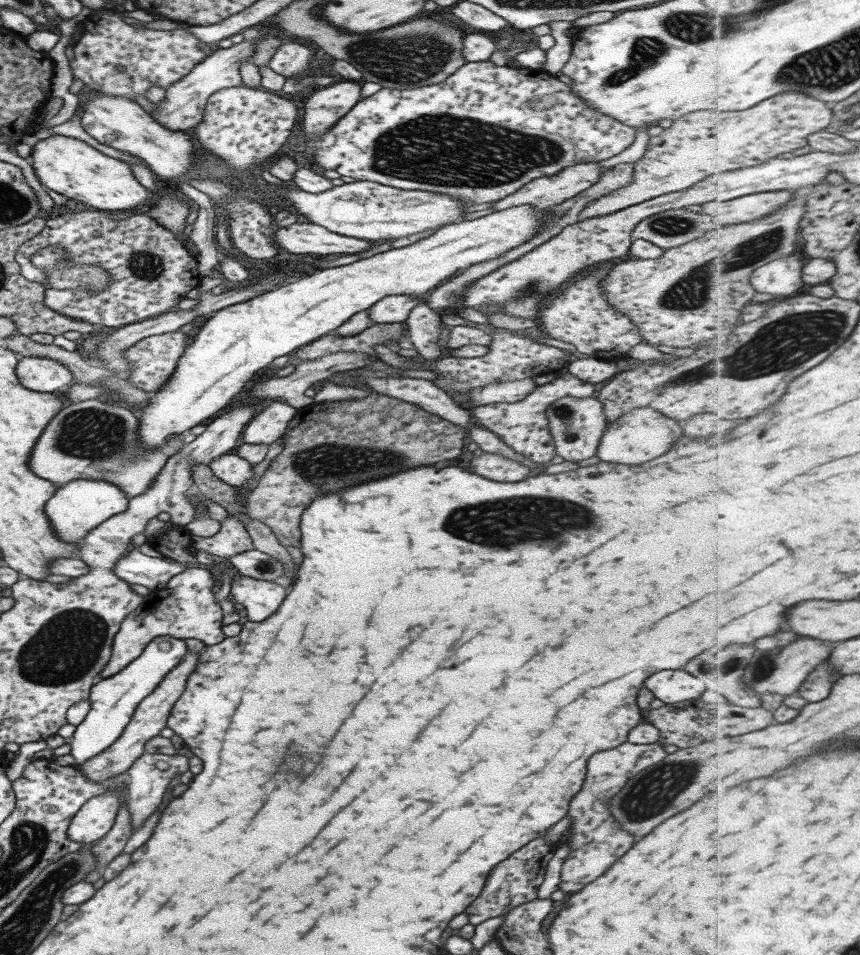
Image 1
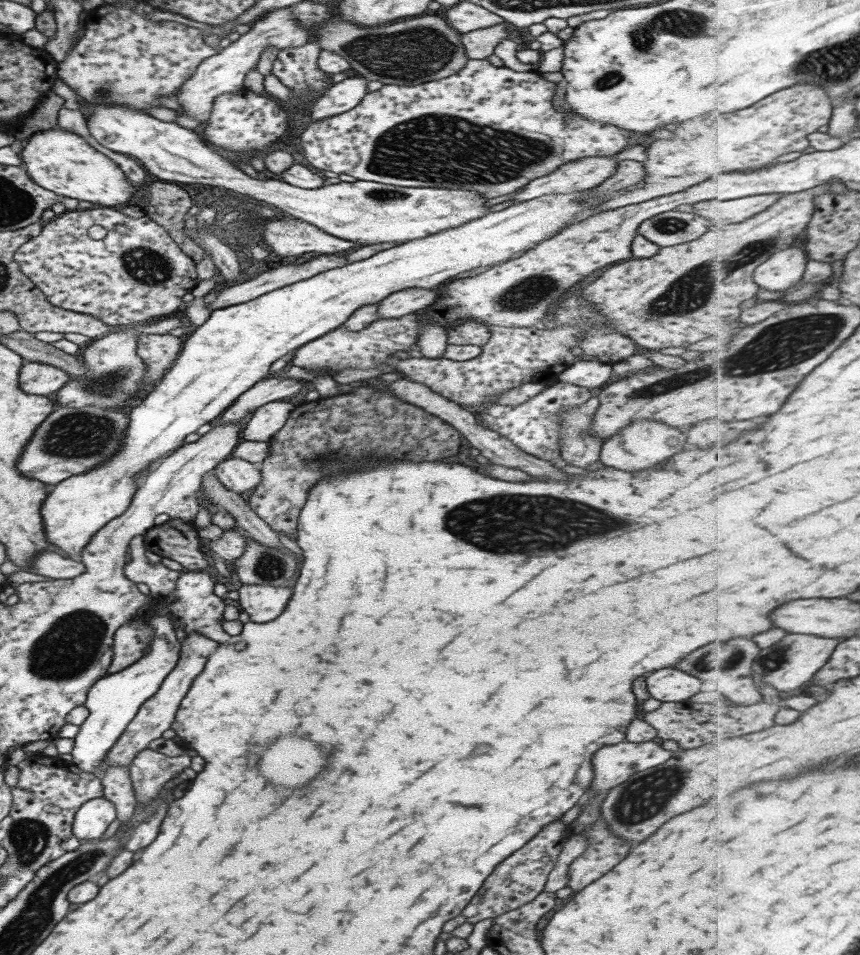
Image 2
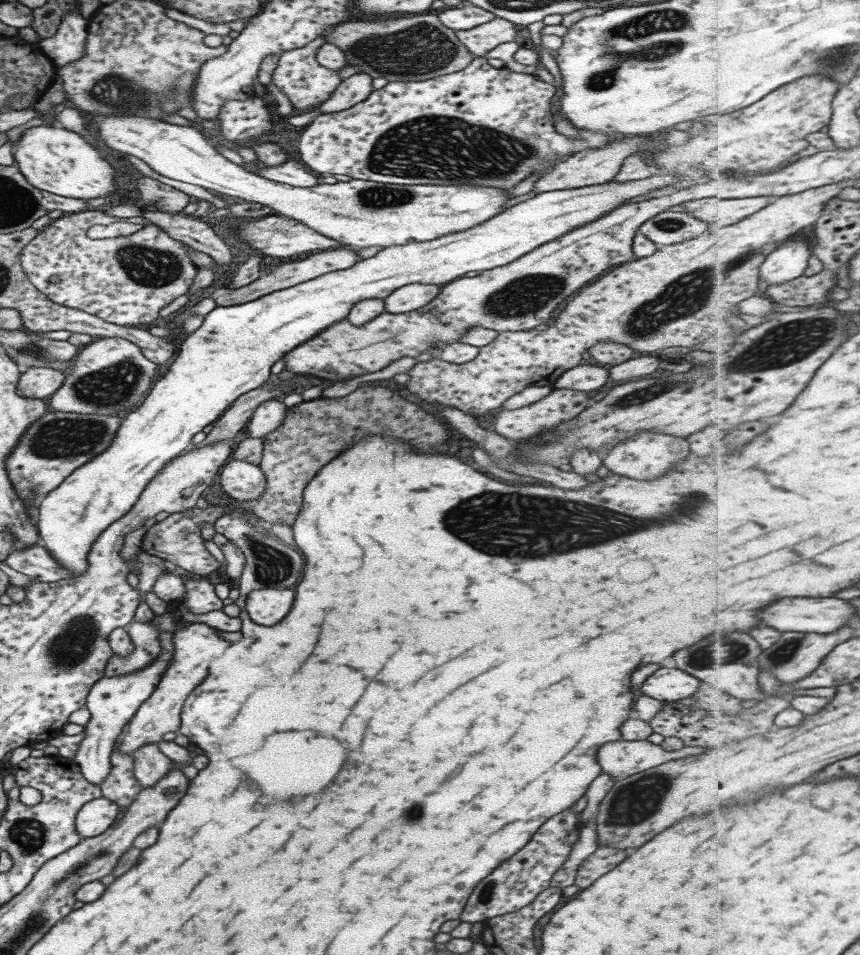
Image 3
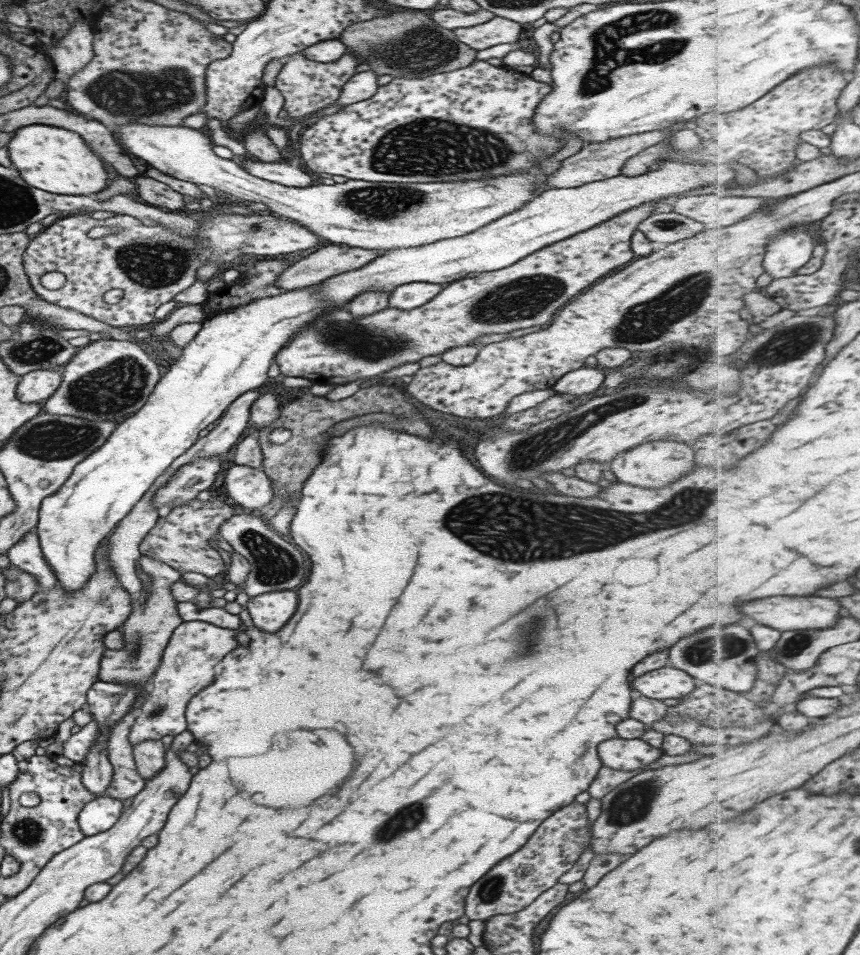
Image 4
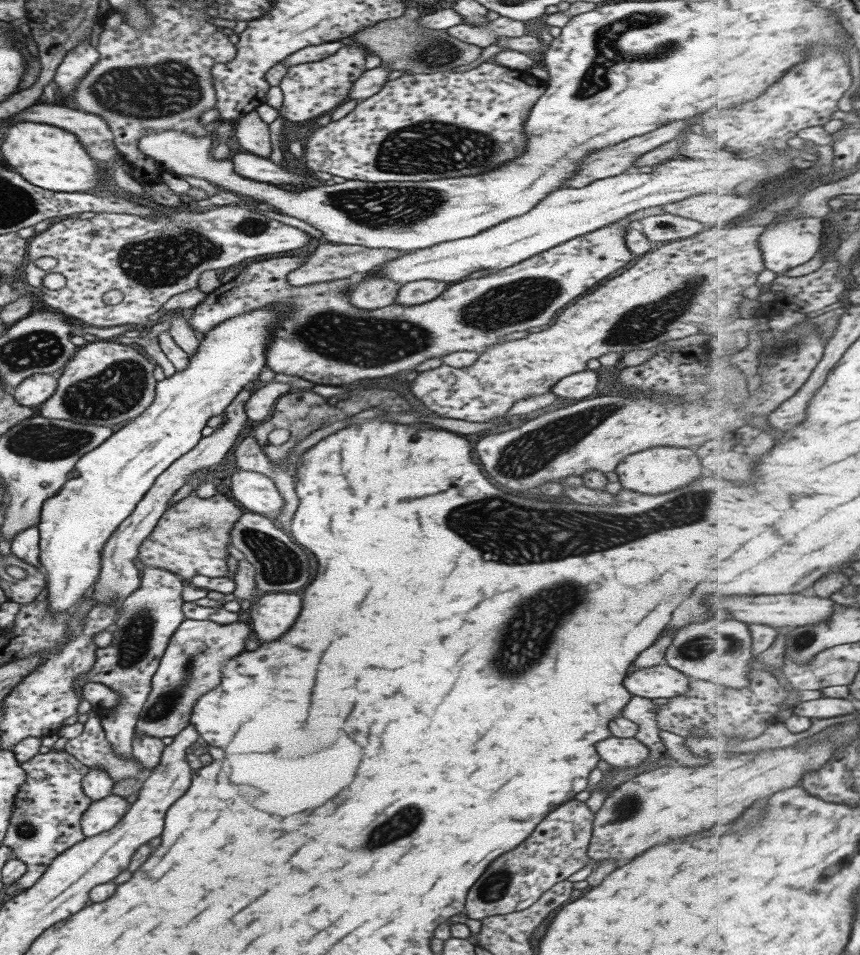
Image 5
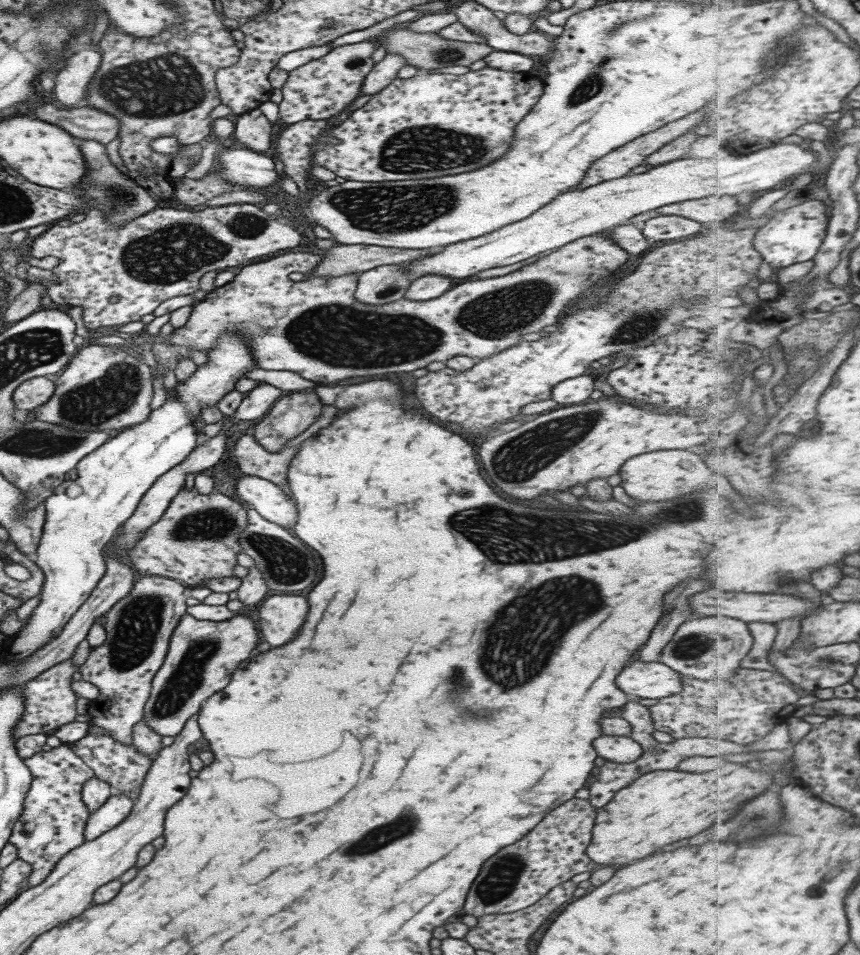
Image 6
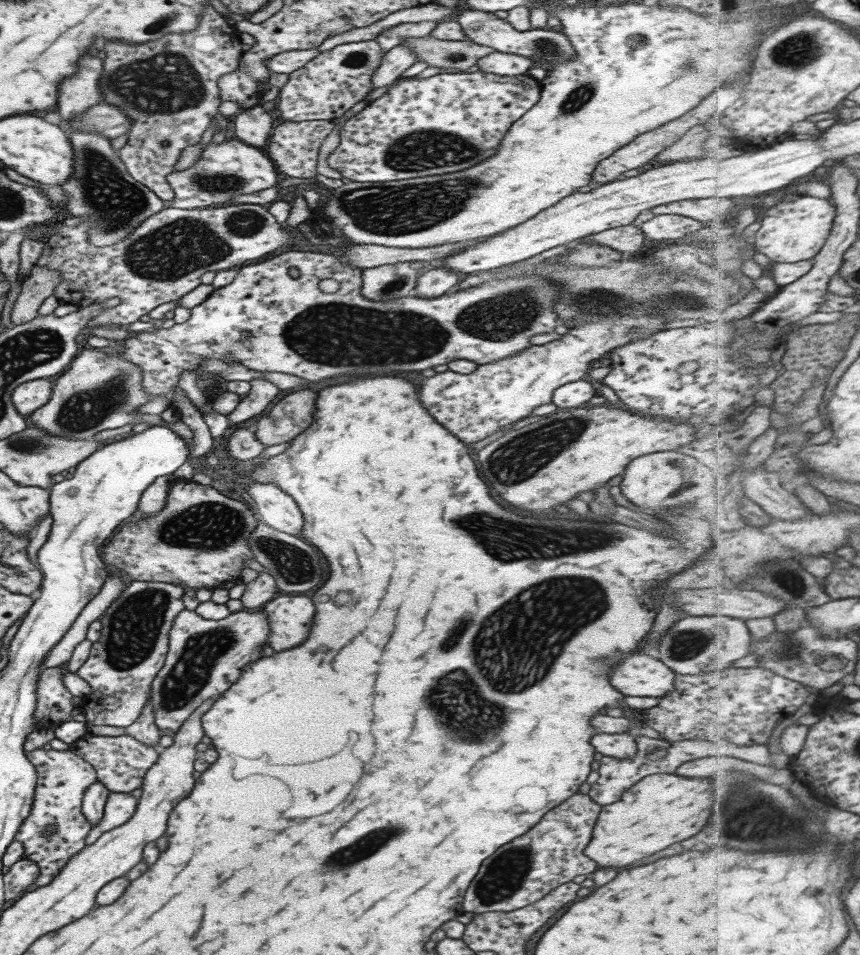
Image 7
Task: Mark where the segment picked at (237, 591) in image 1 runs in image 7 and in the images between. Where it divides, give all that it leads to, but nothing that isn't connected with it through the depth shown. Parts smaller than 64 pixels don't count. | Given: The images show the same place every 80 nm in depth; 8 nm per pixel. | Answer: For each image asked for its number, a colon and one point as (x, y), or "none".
2: (261, 602)
3: (267, 606)
4: (268, 611)
5: (272, 613)
6: (280, 615)
7: (289, 617)

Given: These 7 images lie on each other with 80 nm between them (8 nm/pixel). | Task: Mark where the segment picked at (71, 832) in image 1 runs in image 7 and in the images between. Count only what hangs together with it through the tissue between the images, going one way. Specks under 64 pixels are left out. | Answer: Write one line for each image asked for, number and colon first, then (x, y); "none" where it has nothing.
2: (91, 819)
3: (94, 817)
4: (99, 814)
5: (101, 815)
6: (116, 807)
7: (119, 806)

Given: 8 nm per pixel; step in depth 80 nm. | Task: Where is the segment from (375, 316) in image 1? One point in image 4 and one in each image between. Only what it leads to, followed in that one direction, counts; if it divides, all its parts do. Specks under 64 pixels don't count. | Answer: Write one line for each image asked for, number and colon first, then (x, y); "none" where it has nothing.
2: (409, 300)
3: (410, 297)
4: (411, 295)

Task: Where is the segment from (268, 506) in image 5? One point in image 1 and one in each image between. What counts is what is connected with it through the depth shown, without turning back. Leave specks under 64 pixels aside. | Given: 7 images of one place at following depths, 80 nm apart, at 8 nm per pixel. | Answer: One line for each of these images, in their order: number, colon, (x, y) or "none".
1: (231, 469)
2: (239, 476)
3: (242, 481)
4: (251, 488)

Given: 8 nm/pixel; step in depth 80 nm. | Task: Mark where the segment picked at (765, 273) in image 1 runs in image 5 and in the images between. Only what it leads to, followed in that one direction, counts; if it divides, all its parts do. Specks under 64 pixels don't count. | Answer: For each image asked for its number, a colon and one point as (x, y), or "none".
2: (785, 269)
3: (790, 260)
4: (789, 253)
5: (790, 239)

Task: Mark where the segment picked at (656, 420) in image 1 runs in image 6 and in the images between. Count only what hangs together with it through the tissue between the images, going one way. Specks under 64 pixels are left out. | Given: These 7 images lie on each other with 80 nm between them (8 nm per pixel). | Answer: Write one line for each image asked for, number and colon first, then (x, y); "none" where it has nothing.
2: (641, 444)
3: (644, 456)
4: (653, 464)
5: (660, 469)
6: (661, 475)

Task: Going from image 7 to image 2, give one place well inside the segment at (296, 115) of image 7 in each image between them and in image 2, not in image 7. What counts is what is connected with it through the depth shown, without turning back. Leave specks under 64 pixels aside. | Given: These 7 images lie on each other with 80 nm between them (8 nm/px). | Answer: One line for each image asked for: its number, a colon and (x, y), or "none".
2: (297, 68)
3: (305, 83)
4: (306, 86)
5: (310, 91)
6: (320, 89)

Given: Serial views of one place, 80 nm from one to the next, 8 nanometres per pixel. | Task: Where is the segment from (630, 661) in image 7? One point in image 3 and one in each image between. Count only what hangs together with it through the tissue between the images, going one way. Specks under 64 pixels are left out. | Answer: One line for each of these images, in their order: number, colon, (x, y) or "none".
3: (667, 685)
4: (664, 683)
5: (656, 682)
6: (651, 680)

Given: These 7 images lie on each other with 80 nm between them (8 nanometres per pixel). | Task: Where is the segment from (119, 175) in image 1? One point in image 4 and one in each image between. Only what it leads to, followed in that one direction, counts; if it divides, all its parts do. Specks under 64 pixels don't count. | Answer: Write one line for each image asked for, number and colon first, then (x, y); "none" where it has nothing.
2: (60, 161)
3: (52, 159)
4: (55, 160)

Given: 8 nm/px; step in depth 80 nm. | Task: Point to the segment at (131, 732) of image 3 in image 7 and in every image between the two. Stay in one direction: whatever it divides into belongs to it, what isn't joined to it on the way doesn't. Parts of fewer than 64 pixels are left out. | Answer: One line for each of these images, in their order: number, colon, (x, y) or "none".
4: (187, 664)
5: (191, 664)
6: (201, 655)
7: (204, 657)

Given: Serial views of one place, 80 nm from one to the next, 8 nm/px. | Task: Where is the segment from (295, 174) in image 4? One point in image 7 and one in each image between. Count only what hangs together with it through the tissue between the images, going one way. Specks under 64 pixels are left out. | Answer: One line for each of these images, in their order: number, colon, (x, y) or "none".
5: (249, 166)
6: (233, 168)
7: (230, 168)

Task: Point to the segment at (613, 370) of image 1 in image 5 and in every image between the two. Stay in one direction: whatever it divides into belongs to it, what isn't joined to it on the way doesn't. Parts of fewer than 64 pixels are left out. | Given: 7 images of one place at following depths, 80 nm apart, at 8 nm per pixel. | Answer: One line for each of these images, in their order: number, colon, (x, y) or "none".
2: (589, 374)
3: (584, 377)
4: (583, 380)
5: (576, 386)

